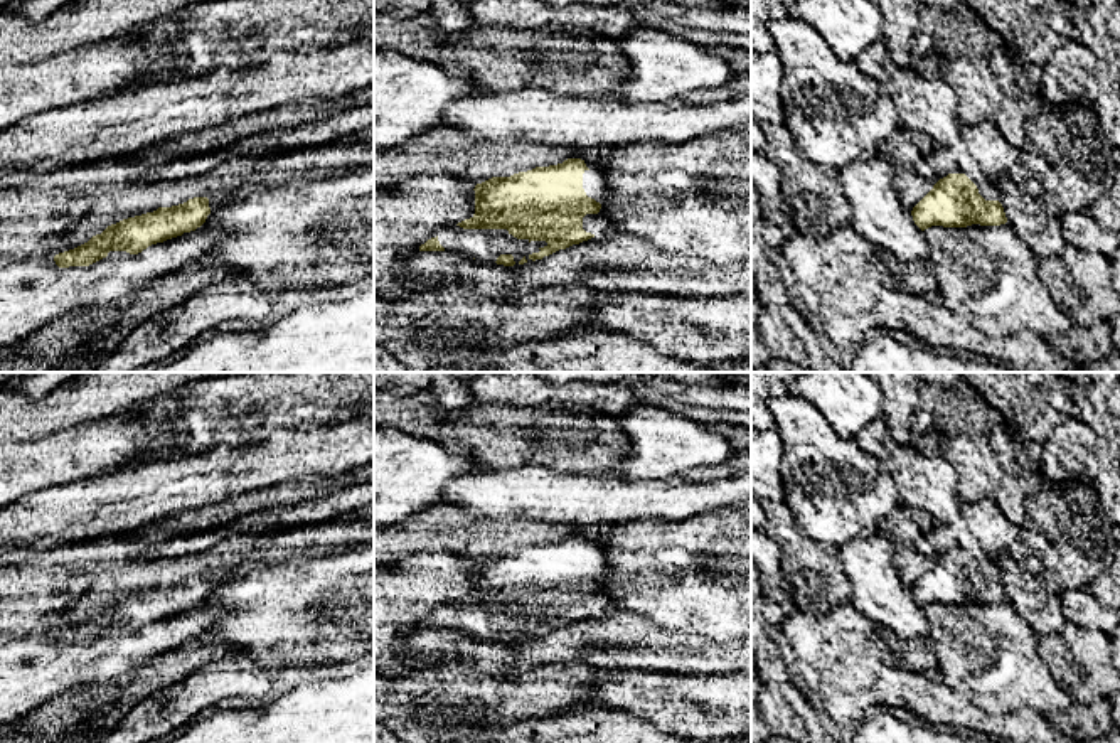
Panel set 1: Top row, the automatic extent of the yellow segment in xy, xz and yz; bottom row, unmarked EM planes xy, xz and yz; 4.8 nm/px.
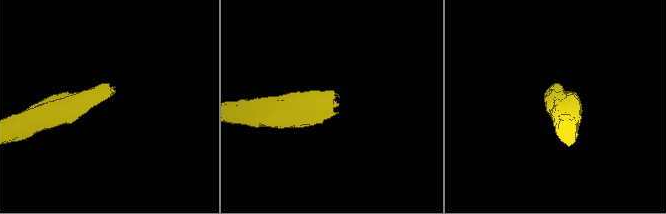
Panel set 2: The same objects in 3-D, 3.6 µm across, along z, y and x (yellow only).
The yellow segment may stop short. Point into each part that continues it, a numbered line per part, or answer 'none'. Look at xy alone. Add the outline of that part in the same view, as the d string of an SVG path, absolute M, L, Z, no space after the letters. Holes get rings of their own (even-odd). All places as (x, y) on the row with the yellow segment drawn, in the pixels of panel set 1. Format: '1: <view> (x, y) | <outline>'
1: xy (218, 199) | M214 192L211 194L209 199L209 207L211 212L221 209L224 204L232 202L236 199L239 199L241 195L236 192Z

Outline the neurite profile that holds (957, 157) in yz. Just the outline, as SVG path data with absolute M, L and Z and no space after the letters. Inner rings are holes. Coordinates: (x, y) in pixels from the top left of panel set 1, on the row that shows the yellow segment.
M982 121L963 125L960 138L952 147L935 148L926 160L938 179L960 170L985 200L999 200L994 179L1009 174L1021 155L1022 150L1011 145L994 123Z

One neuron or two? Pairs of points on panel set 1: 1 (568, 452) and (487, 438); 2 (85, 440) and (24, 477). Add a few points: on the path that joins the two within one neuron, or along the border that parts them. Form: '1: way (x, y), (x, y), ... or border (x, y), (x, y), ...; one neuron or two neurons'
1: way (548, 437), (507, 437); one neuron
2: way (69, 455), (39, 464); one neuron

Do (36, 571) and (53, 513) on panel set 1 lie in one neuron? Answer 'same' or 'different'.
different

